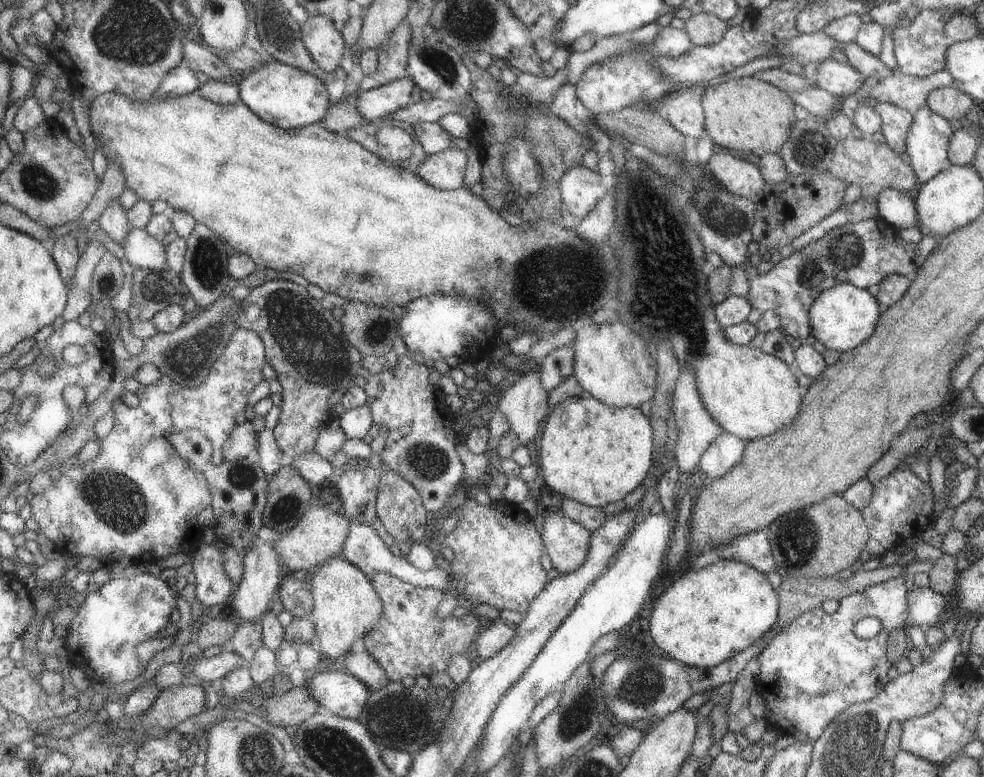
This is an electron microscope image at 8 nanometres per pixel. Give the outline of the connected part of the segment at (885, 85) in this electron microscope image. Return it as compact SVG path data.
M946 68L925 77L905 75L896 70L888 78L878 81L872 90L860 93L859 106L874 108L878 103L890 103L914 114L927 106L930 92L950 86L952 81L952 75Z

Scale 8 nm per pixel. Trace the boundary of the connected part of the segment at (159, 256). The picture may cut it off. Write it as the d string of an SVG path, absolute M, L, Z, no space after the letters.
M132 229L125 240L125 256L138 269L170 271L167 247L146 229Z

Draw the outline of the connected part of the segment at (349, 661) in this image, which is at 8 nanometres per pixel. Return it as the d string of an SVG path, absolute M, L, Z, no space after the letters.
M339 555L327 561L313 577L311 587L315 592L315 611L308 618L316 623L319 632L317 645L322 654L336 662L343 661L357 679L368 685L372 692L382 690L390 684L386 669L376 660L367 647L366 636L385 616L383 598L376 590L374 580L370 580L356 564Z

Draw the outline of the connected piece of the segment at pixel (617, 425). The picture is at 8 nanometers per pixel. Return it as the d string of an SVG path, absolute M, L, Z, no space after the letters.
M582 394L557 404L544 420L544 433L540 438L538 468L544 484L554 493L577 500L585 505L602 508L610 502L623 500L646 480L653 466L653 430L650 419L639 407L615 407L600 402L592 395Z

